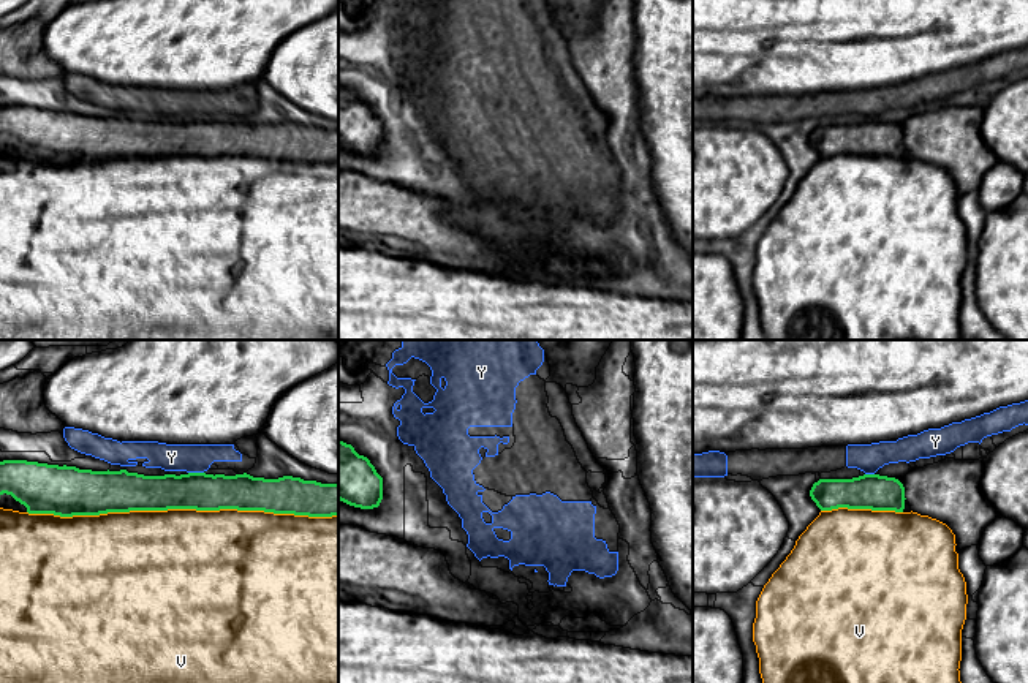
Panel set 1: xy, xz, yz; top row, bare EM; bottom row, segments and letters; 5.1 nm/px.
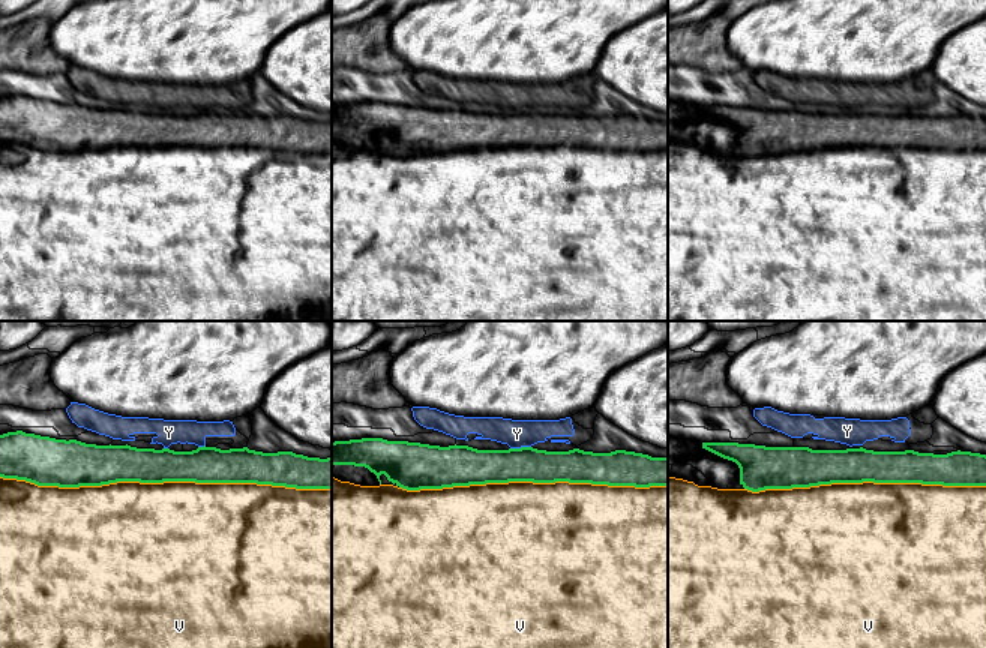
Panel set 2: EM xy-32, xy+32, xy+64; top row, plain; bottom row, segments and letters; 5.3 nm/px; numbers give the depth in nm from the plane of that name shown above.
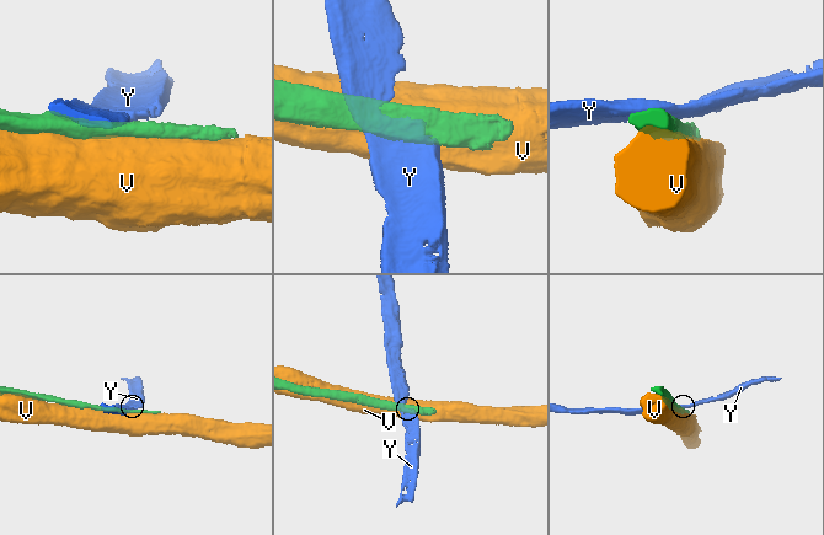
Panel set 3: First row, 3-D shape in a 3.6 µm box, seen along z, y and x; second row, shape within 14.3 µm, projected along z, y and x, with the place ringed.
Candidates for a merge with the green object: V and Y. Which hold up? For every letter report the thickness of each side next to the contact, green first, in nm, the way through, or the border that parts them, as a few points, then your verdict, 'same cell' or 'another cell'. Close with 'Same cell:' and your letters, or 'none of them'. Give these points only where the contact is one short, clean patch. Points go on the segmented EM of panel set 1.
V: calibres 190 and 500 nm; another cell
Y: calibres 190 and 140 nm; border xy (188, 471), (203, 473); another cell
Same cell: none of them

